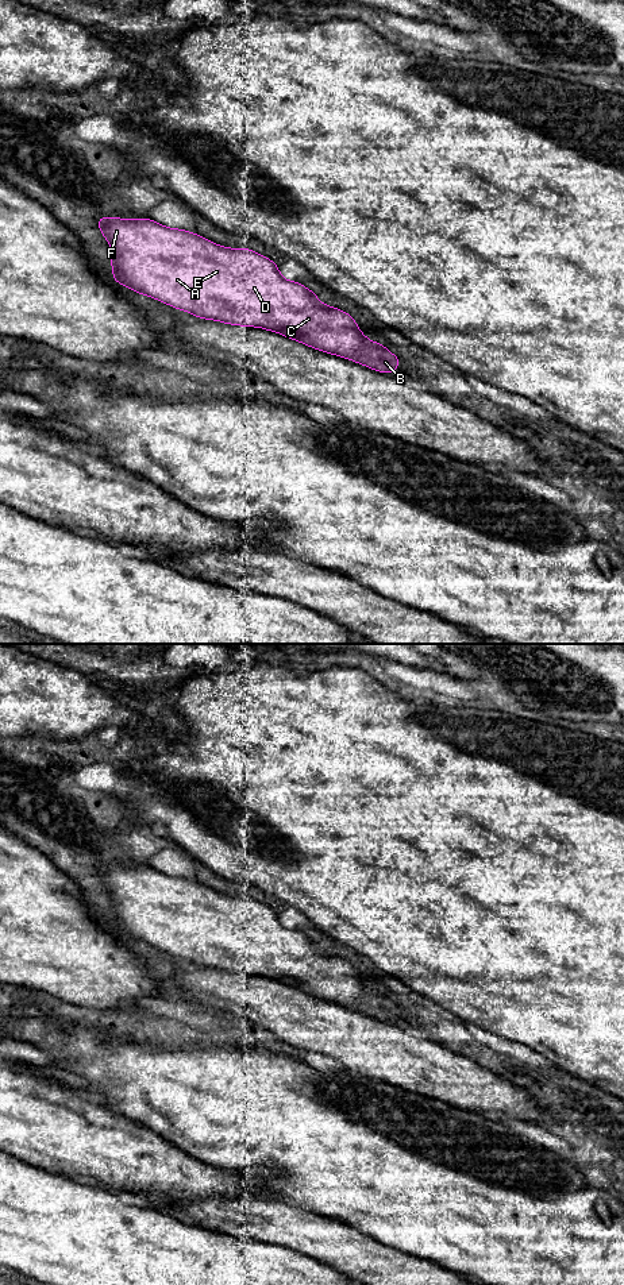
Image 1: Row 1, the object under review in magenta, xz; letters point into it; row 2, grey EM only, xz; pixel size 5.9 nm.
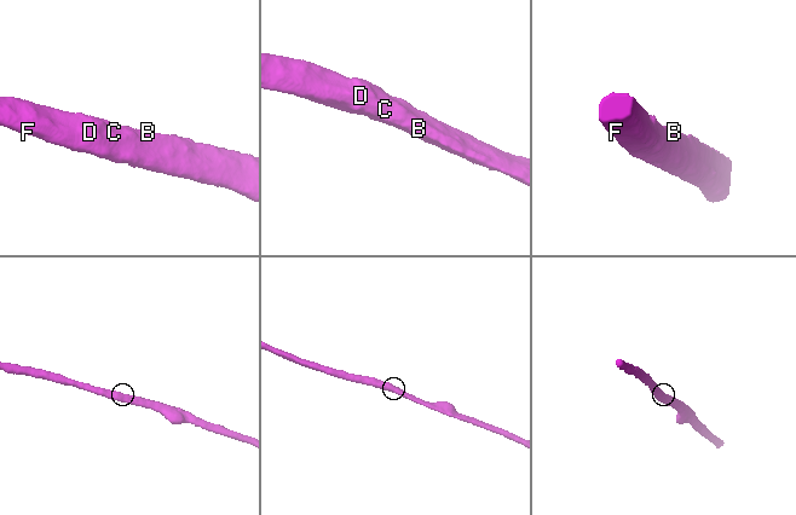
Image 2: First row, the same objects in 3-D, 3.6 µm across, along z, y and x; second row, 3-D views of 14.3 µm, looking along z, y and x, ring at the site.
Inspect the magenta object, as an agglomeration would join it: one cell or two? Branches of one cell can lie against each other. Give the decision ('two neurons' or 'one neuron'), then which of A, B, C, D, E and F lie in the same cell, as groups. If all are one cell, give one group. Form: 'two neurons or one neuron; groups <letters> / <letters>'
one neuron; groups A B C D E F

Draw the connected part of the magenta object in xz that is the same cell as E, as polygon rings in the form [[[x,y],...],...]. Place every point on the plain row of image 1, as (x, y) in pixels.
[[[97,865],[97,875],[111,894],[112,927],[139,942],[199,966],[273,979],[374,1019],[390,1022],[400,1012],[398,1004],[359,979],[350,961],[320,950],[313,938],[285,927],[278,912],[250,896],[223,895],[151,867]]]

